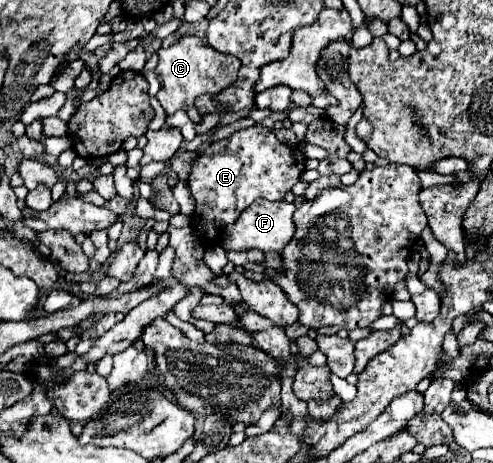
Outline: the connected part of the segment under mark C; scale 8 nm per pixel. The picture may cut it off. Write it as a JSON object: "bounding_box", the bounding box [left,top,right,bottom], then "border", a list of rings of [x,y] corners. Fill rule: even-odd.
{"bounding_box":[156,36,240,114],"border":[[[182,36],[170,48],[156,50],[156,54],[158,54],[156,76],[162,84],[156,98],[160,106],[166,110],[166,114],[174,114],[176,110],[188,110],[194,106],[194,100],[198,96],[218,94],[230,84],[234,84],[234,80],[238,78],[240,60],[234,56],[214,52],[214,48],[210,48],[198,36]]]}

